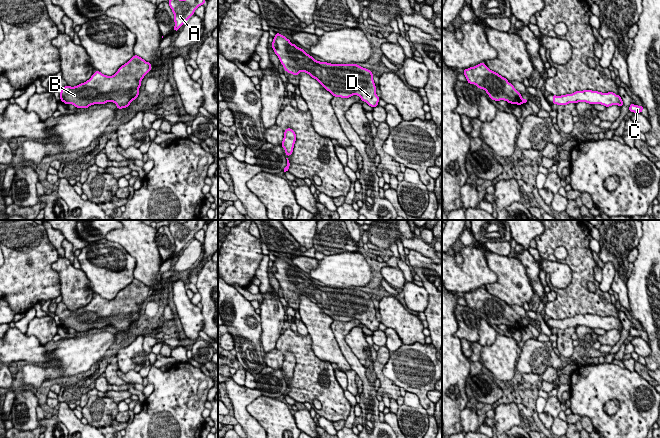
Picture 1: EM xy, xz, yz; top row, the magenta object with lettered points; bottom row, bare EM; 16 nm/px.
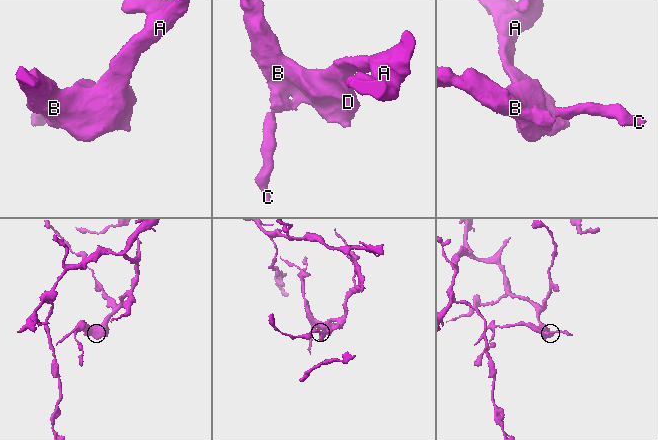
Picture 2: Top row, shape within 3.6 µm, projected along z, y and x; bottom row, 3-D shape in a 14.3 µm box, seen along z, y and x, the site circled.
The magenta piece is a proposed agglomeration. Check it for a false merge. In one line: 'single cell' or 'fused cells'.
single cell

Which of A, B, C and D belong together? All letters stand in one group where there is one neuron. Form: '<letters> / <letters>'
A B C D

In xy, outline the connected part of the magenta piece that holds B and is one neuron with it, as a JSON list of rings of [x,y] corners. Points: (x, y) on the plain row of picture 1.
[[[134,279],[113,300],[96,294],[89,304],[77,310],[65,310],[60,315],[61,326],[76,332],[88,332],[94,328],[114,326],[118,333],[127,332],[139,319],[144,300],[152,289]]]

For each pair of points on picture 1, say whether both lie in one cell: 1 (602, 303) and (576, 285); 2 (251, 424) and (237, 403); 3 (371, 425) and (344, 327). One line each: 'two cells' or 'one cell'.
1: one cell
2: one cell
3: one cell

